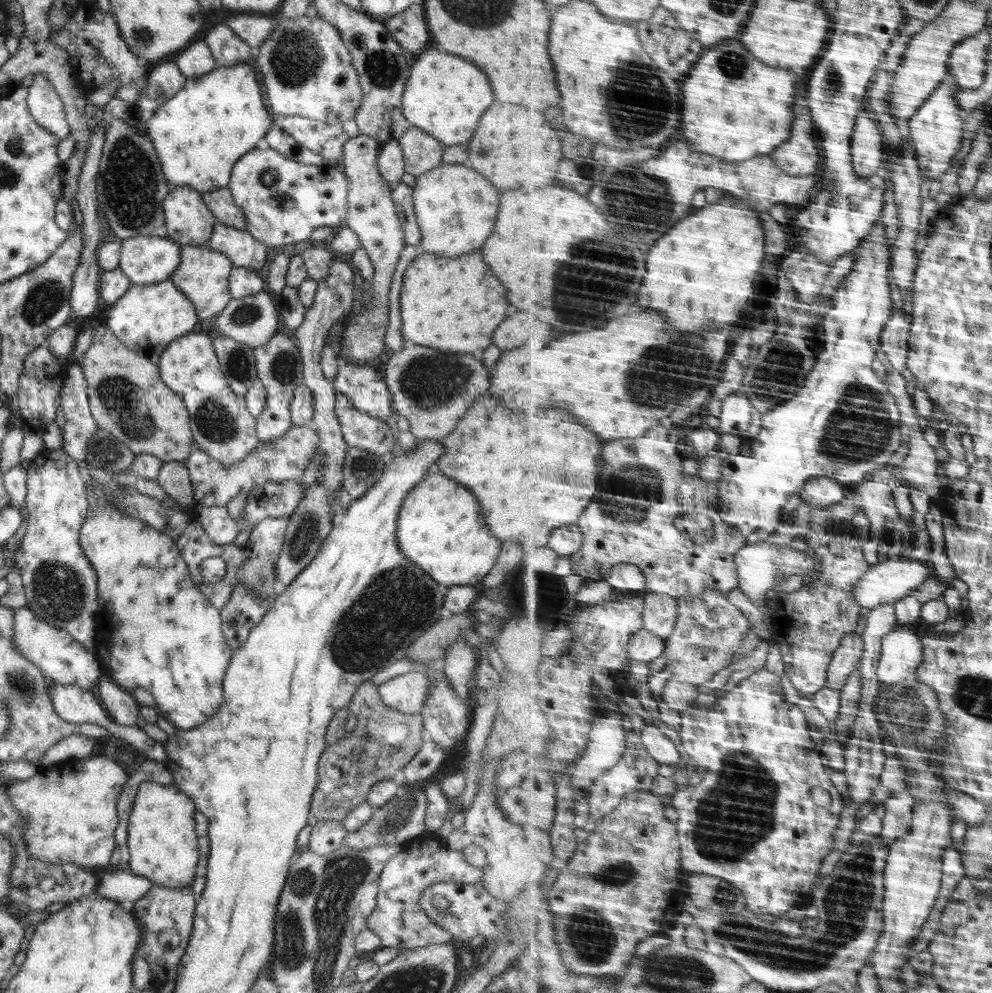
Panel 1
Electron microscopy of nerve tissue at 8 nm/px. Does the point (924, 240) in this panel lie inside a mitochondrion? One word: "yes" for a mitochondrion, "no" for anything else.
no

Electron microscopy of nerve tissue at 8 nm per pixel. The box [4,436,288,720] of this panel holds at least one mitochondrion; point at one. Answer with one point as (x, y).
(59, 590)

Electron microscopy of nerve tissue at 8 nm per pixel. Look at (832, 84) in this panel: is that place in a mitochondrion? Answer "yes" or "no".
yes

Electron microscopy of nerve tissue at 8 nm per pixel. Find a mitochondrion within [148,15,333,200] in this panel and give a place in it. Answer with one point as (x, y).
(294, 58)

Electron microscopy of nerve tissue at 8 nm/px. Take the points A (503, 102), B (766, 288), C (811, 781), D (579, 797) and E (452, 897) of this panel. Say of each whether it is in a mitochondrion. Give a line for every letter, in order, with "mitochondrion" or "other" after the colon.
A: other
B: other
C: other
D: other
E: other

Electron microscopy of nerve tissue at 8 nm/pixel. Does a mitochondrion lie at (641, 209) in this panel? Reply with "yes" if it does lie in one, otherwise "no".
yes

